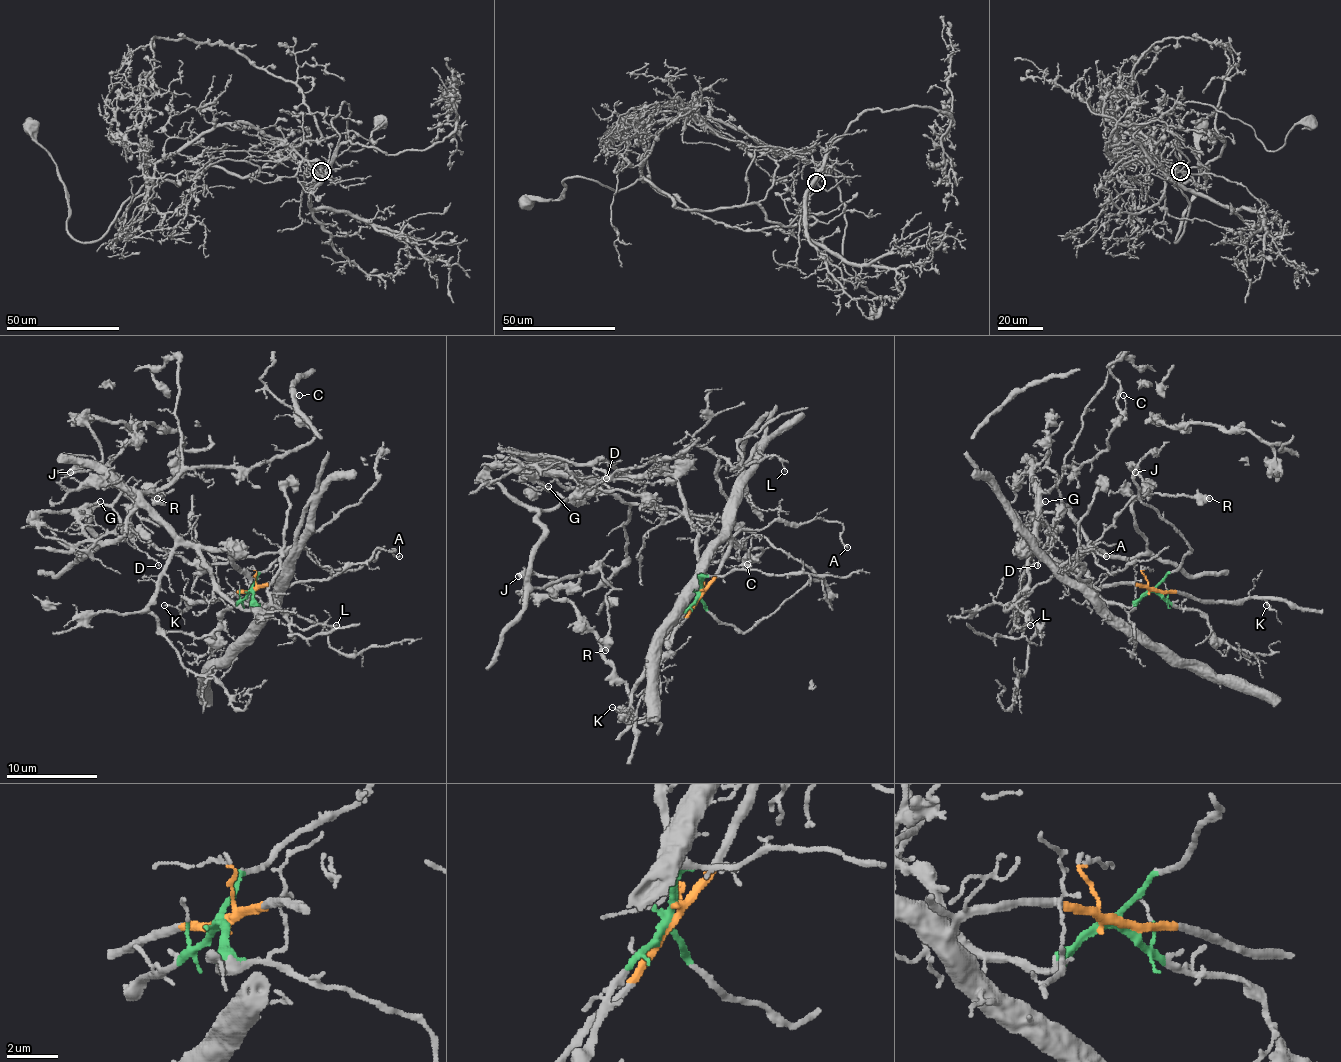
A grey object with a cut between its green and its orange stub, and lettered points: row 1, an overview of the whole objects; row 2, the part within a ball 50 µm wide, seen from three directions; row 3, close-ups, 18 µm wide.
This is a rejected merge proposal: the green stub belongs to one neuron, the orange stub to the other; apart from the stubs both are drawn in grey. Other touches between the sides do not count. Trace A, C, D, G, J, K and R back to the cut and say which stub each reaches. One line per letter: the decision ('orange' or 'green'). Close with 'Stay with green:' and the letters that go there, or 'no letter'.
A: orange
C: green
D: green
G: green
J: green
K: orange
R: green
Stay with green: C, D, G, J, R

